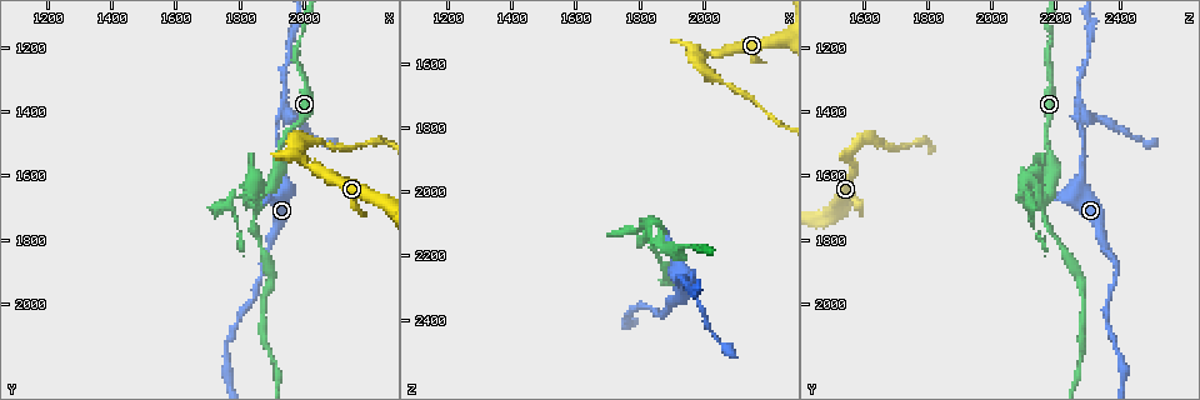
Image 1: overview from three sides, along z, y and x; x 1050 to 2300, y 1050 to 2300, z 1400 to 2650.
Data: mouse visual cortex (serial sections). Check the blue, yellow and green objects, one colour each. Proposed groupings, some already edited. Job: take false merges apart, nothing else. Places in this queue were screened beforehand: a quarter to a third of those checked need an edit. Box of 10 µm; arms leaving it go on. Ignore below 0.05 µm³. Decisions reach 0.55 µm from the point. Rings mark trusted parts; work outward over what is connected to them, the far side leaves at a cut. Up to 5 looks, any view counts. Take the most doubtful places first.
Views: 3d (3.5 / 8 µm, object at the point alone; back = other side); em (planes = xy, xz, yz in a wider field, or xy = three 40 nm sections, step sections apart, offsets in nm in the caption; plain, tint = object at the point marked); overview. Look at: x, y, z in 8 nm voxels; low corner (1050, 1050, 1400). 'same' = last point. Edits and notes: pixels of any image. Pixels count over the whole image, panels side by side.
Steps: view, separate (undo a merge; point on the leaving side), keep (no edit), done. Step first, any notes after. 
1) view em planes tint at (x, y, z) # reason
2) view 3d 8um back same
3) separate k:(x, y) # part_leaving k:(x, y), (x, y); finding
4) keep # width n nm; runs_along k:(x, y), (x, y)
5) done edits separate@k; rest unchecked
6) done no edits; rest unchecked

view 3d 3.5um back at (1990, 1520, 1570) # sharp bend

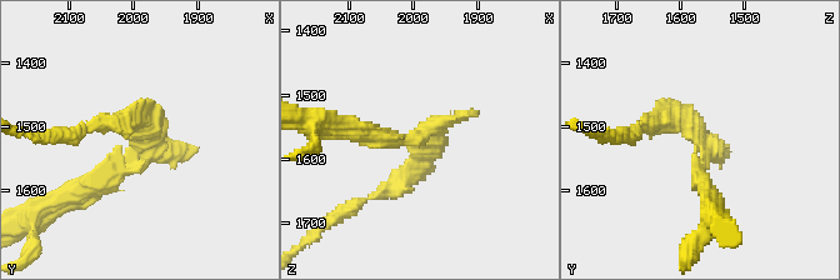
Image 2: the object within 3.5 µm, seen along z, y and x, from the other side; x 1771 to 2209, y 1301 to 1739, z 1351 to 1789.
view em xy step 1 tint at (1985, 1525, 1575) # need the tissue

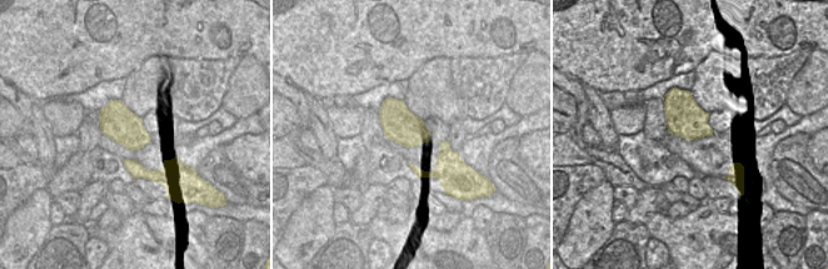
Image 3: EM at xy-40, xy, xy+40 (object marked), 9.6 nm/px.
separate 2:(644, 120) # part_leaving 2:(704, 163), (681, 121), (644, 125); two cells meet here

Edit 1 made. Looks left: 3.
view 3d 3.5um at (1860, 1690, 2150) # thick turns thin

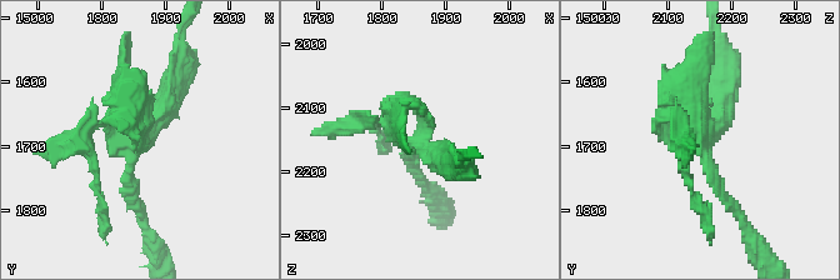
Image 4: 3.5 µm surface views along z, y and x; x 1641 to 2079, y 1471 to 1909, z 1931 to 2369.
view em xy step 5 tint at (1860, 1685, 2155) # shape alone is not enough

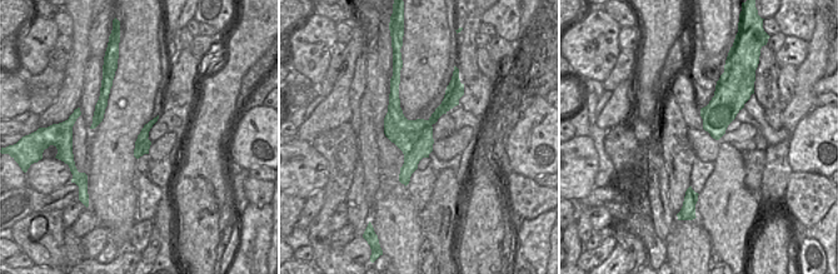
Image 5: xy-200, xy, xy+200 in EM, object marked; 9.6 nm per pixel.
separate 4:(135, 133) # width 360 nm; border 5:(429, 120), (414, 148), (404, 154); two cells meet here

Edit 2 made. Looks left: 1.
done edits separate@2, separate@4; rest unchecked

